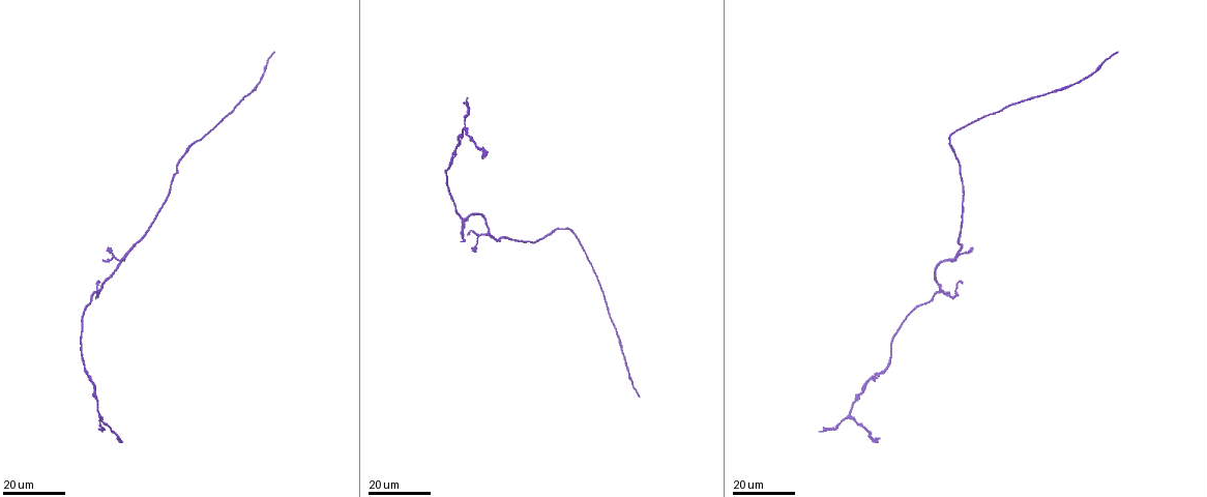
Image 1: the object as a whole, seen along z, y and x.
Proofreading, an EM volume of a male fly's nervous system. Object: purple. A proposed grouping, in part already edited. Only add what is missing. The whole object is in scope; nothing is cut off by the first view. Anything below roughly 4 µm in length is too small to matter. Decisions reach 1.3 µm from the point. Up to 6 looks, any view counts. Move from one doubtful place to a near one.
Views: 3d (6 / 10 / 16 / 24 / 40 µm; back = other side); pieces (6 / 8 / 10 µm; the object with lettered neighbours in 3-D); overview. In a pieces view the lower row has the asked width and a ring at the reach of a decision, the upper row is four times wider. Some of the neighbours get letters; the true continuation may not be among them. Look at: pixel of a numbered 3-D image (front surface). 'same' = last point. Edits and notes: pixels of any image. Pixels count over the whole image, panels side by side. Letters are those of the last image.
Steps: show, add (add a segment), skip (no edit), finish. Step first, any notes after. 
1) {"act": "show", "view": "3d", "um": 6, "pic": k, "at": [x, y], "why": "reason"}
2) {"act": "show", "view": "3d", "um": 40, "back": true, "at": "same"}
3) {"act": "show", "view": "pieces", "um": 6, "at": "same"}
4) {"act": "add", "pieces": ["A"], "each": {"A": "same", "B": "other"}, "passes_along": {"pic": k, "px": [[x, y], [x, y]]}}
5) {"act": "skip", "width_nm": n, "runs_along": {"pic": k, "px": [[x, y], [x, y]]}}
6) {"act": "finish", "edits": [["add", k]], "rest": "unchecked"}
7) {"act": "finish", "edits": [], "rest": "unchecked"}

{"act": "show", "view": "3d", "um": 16, "pic": 1, "at": [820, 432], "why": "thin end"}

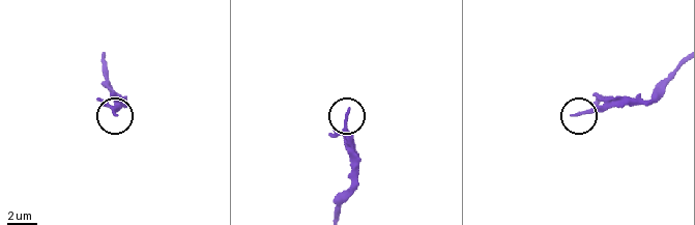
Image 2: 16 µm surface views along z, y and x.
{"act": "show", "view": "pieces", "um": 8, "pic": 2, "at": [347, 110]}

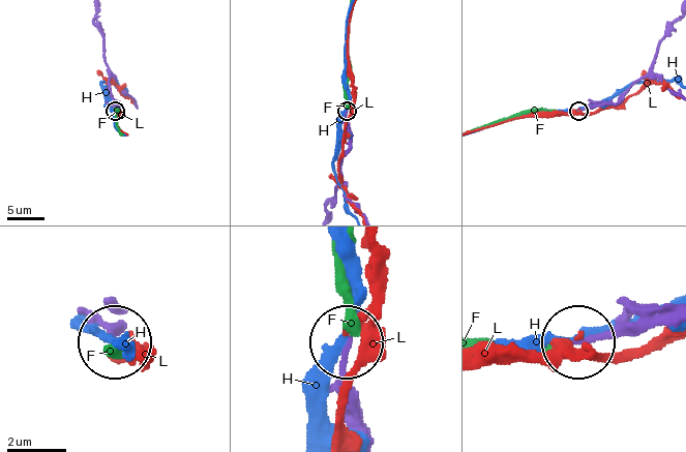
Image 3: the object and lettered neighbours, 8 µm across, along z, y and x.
{"act": "skip", "width_nm": 170, "each": {"F": "other", "H": "other", "L": "other"}, "runs_along": {"pic": 3, "px": [[353, 441], [345, 348]]}, "found": "no lettered segment goes on from it"}

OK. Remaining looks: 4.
{"act": "show", "view": "3d", "um": 16, "pic": 1, "at": [482, 157], "why": "long arm stops here"}

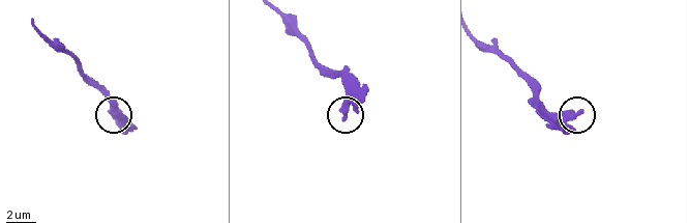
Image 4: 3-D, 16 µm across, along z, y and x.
{"act": "show", "view": "pieces", "um": 10, "pic": 4, "at": [345, 117]}

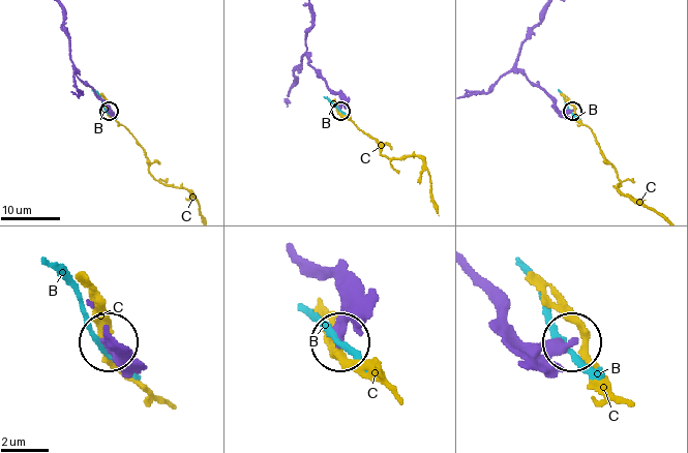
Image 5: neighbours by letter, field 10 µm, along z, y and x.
{"act": "skip", "width_nm": 320, "each": {"B": "other", "C": "other"}, "found": "none of them fits"}

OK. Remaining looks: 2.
{"act": "show", "view": "3d", "um": 16, "pic": 1, "at": [1118, 52], "why": "an open end"}

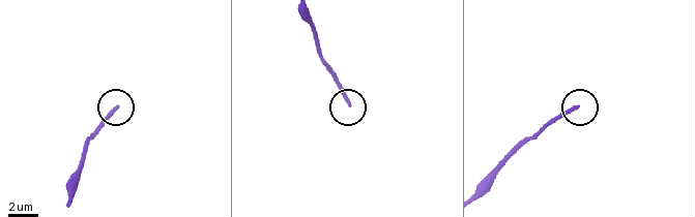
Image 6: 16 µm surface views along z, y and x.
{"act": "show", "view": "pieces", "um": 6, "pic": 6, "at": [116, 109]}

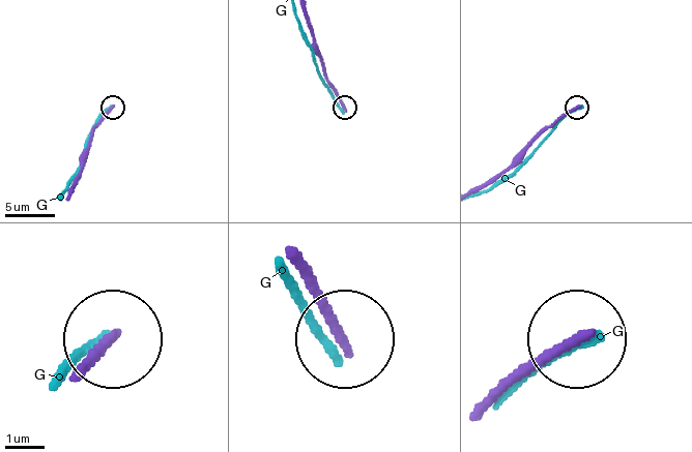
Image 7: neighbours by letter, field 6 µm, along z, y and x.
{"act": "skip", "width_nm": 220, "each": {"G": "other"}, "runs_along": {"pic": 7, "px": [[67, 199], [91, 133], [111, 108]]}, "found": "none of them fits"}

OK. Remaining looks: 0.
{"act": "finish", "edits": [], "rest": "unchecked"}

